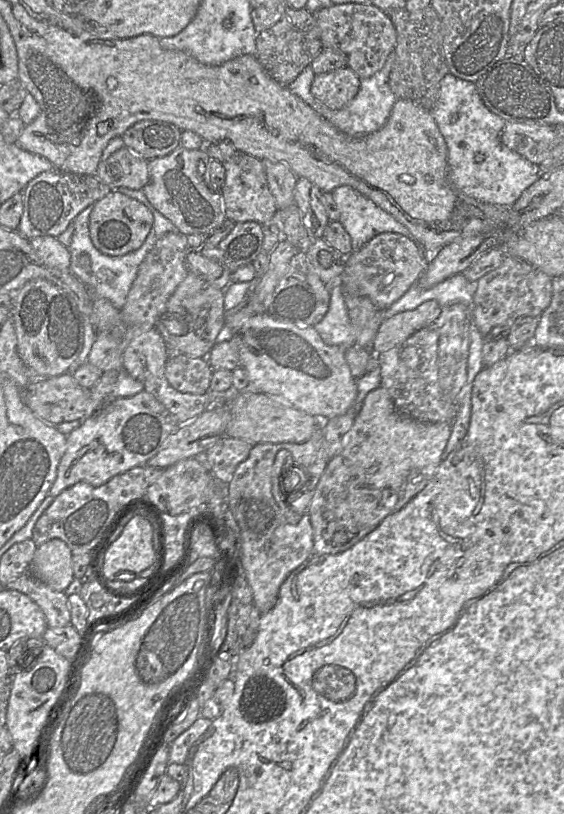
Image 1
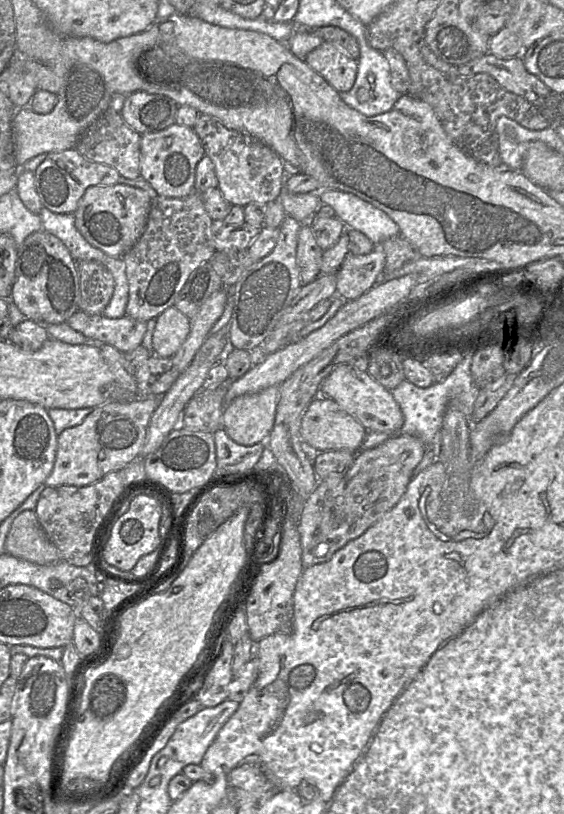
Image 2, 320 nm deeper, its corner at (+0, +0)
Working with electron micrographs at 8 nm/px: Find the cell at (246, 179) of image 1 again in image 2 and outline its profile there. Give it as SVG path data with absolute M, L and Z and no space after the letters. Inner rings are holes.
M199 114L192 128L214 164L218 188L231 205L244 207L251 202L269 203L280 195L285 162L273 149L244 132L226 128L208 114Z

